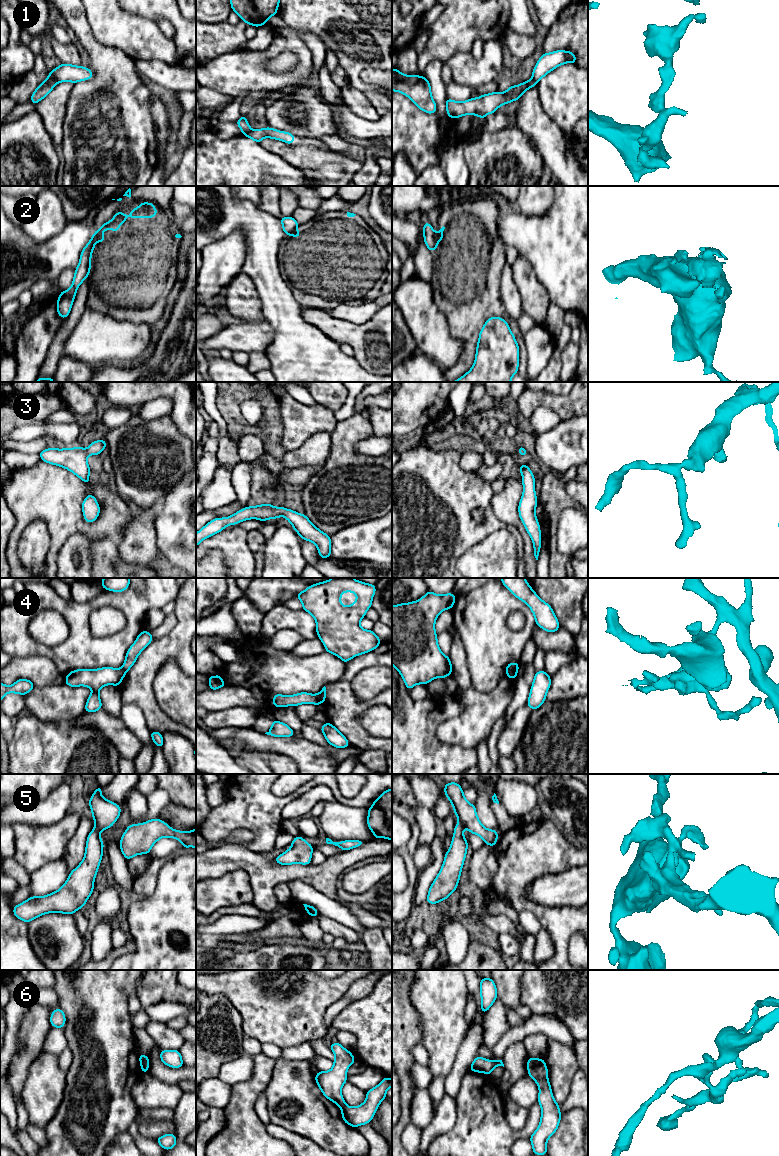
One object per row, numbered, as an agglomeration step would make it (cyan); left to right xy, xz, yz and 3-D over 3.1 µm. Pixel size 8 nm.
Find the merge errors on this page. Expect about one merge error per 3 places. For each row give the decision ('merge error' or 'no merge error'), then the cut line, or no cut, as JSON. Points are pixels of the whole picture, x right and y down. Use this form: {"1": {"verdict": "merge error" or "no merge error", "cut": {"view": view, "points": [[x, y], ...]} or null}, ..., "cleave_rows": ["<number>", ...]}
{"1": {"verdict": "merge error", "cut": {"view": "xy", "points": [[49, 75], [56, 83]]}}, "2": {"verdict": "merge error", "cut": {"view": "xy", "points": [[94, 233], [96, 240]]}}, "3": {"verdict": "no merge error", "cut": null}, "4": {"verdict": "merge error", "cut": {"view": "yz", "points": [[518, 666], [507, 670]]}}, "5": {"verdict": "no merge error", "cut": null}, "6": {"verdict": "merge error", "cut": {"view": "xz", "points": [[345, 1104], [341, 1107]]}}, "cleave_rows": ["1", "2", "4", "6"]}

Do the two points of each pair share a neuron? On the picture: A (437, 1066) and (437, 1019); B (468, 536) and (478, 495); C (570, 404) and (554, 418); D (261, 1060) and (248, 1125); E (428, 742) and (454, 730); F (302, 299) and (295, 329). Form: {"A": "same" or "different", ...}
{"A": "same", "B": "same", "C": "different", "D": "same", "E": "different", "F": "different"}

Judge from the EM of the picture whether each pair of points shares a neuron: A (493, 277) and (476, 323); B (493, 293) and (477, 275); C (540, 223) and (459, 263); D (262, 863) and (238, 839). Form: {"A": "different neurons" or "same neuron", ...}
{"A": "same neuron", "B": "same neuron", "C": "different neurons", "D": "different neurons"}

